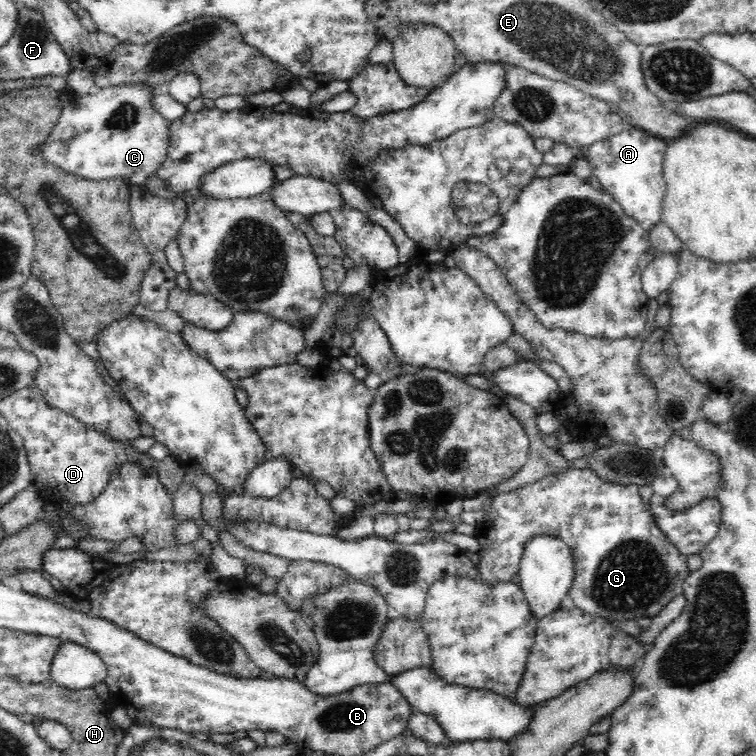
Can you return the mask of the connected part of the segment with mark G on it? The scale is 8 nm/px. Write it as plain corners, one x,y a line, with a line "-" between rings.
571,466
569,469
561,469
558,472
555,473
547,473
546,476
539,477
538,480
531,481
528,484
519,485
518,488
511,489
510,492
505,493
498,493
494,498
492,498
492,502
489,502
489,505
485,507
485,515
482,519
482,522
478,522
474,526
474,532
473,535
475,537
478,537
478,542
480,543
481,549
479,550
479,559
481,560
478,564
478,568
480,569
480,575
484,577
486,581
494,580
494,581
510,581
514,574
518,574
518,568
521,566
521,558
525,554
525,546
527,543
530,542
530,540
534,539
534,536
555,536
556,538
559,538
562,540
563,543
566,543
568,545
568,548
570,548
571,553
573,554
573,559
575,560
575,576
572,583
571,591
570,591
570,597
567,601
572,601
573,604
576,604
582,611
592,613
593,616
600,616
600,617
606,617
609,618
609,620
618,620
619,622
622,621
632,621
637,620
641,617
650,617
651,619
659,614
661,610
663,610
669,601
671,601
674,597
679,596
680,594
683,594
683,580
690,574
690,568
688,568
687,565
687,555
682,554
667,538
666,535
658,528
658,525
656,524
656,521
654,520
654,517
652,516
652,513
650,513
650,509
646,507
646,504
644,501
642,501
642,497
640,497
640,494
638,493
638,485
634,484
628,484
628,486
622,486
621,484
614,484
613,482
606,482
605,480
602,480
593,470
590,470
589,468
574,468

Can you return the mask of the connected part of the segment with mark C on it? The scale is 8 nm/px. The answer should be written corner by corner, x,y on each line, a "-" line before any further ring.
130,82
98,88
96,92
76,96
74,102
67,104
62,110
59,122
45,145
44,158
58,165
66,173
73,173
92,181
121,177
128,186
146,185
147,177
156,177
156,169
163,163
170,146
167,131
170,122
154,109
153,98
156,94
157,87
148,82

